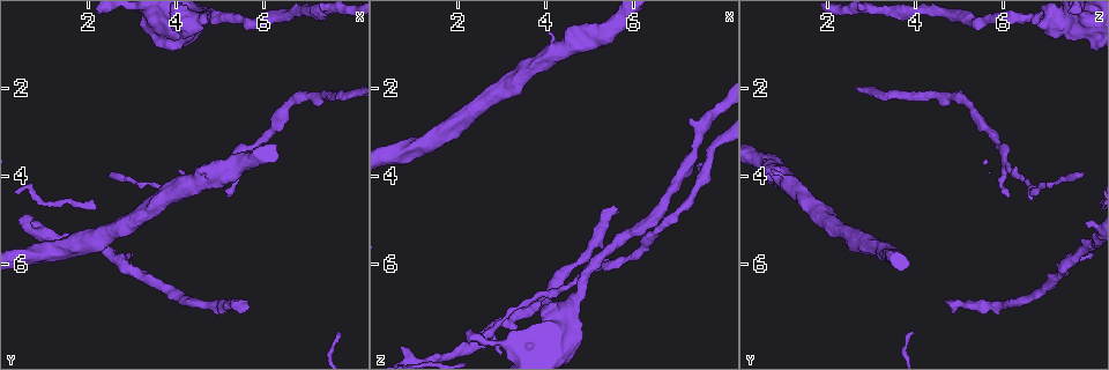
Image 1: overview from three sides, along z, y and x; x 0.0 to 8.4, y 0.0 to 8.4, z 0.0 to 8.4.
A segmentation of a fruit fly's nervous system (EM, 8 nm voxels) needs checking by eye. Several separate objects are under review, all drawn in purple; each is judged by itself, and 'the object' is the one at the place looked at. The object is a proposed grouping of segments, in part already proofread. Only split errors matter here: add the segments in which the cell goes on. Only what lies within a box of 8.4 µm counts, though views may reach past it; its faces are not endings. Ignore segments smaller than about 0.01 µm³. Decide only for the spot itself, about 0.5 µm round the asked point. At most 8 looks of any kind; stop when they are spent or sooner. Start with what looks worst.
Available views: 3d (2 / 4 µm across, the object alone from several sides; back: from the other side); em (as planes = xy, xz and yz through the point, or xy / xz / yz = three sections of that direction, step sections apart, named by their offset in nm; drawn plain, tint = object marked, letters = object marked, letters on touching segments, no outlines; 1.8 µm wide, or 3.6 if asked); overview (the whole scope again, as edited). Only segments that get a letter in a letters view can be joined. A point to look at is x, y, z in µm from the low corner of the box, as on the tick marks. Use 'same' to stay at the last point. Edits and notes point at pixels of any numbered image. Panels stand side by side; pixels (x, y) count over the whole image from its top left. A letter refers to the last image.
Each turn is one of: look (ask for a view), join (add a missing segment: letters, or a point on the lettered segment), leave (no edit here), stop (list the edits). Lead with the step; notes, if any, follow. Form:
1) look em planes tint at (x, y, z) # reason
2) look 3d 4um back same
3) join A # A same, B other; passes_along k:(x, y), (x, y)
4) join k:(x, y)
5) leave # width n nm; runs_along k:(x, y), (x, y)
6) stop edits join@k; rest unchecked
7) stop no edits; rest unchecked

look 3d 2um at (5.70, 6.80, 4.75) # branch stops here

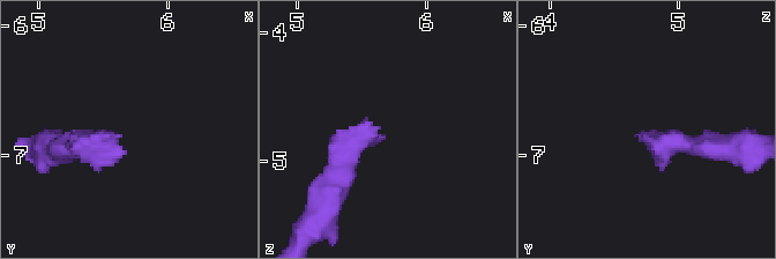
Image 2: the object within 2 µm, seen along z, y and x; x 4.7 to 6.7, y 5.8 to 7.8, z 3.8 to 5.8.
look em planes letters at (5.64, 6.84, 4.72)

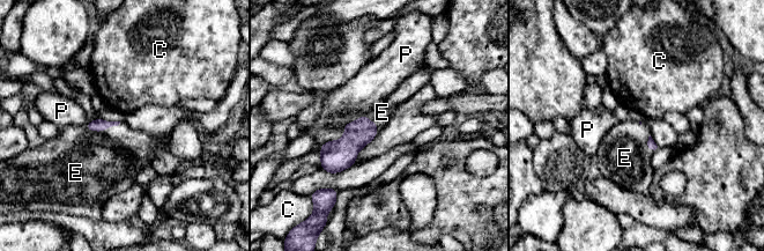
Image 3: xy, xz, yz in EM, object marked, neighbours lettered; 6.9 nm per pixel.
join E # C other, E same, P other; passes_along 3:(99, 125), (102, 131), (93, 165); the cell continues

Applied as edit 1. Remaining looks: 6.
look em 3.6um planes letters at (3.40, 4.15, 7.00) # thin neck

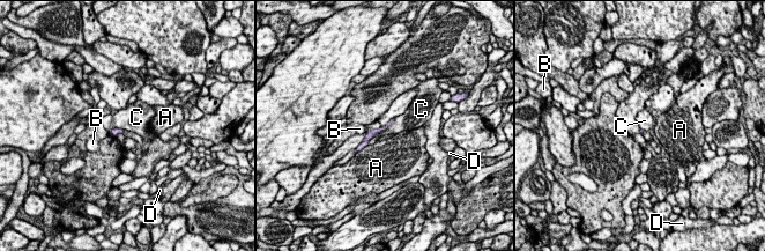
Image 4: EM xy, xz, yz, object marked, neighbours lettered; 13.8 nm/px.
leave # longest_contact C 360 nm; A other, B other, C other, D other; none of them fits

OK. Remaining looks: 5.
look 3d 4um at (5.10, 4.45, 6.10) # thin end

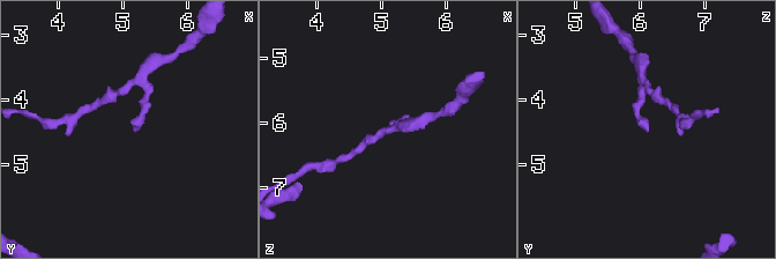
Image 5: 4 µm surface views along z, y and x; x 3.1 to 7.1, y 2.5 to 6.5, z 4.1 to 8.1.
look em xz step 16 tint at (5.20, 4.45, 6.15) # shape alone is not enough

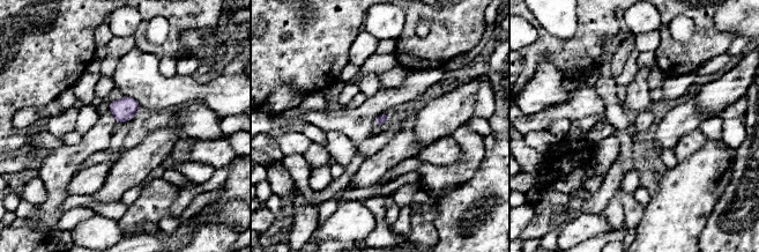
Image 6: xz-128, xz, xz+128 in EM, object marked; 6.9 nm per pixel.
look em planes letters same

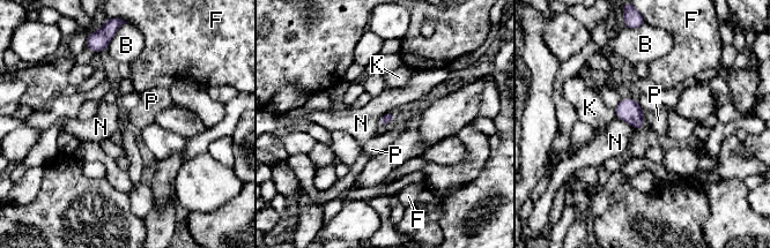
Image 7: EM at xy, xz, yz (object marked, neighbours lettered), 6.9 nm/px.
leave # B other, F other, K other, N other, P other; border 7:(642, 113), (644, 120); none of them fits

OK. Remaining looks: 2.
look em planes letters at (4.00, 0.60, 6.75) # an open end

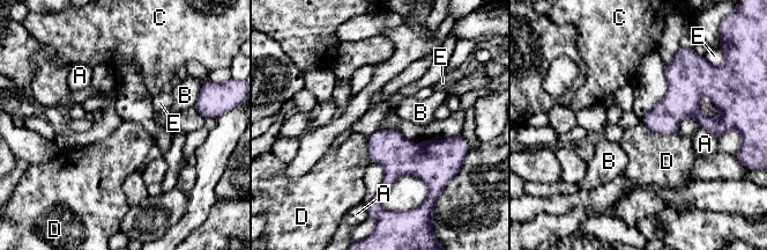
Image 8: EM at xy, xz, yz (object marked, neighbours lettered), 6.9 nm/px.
leave # width 200 nm; A other, B other, C other, D other, E other; border 8:(642, 122), (662, 134), (677, 132); no lettered segment goes on from it

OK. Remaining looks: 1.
stop edits join@3; rest unchecked

